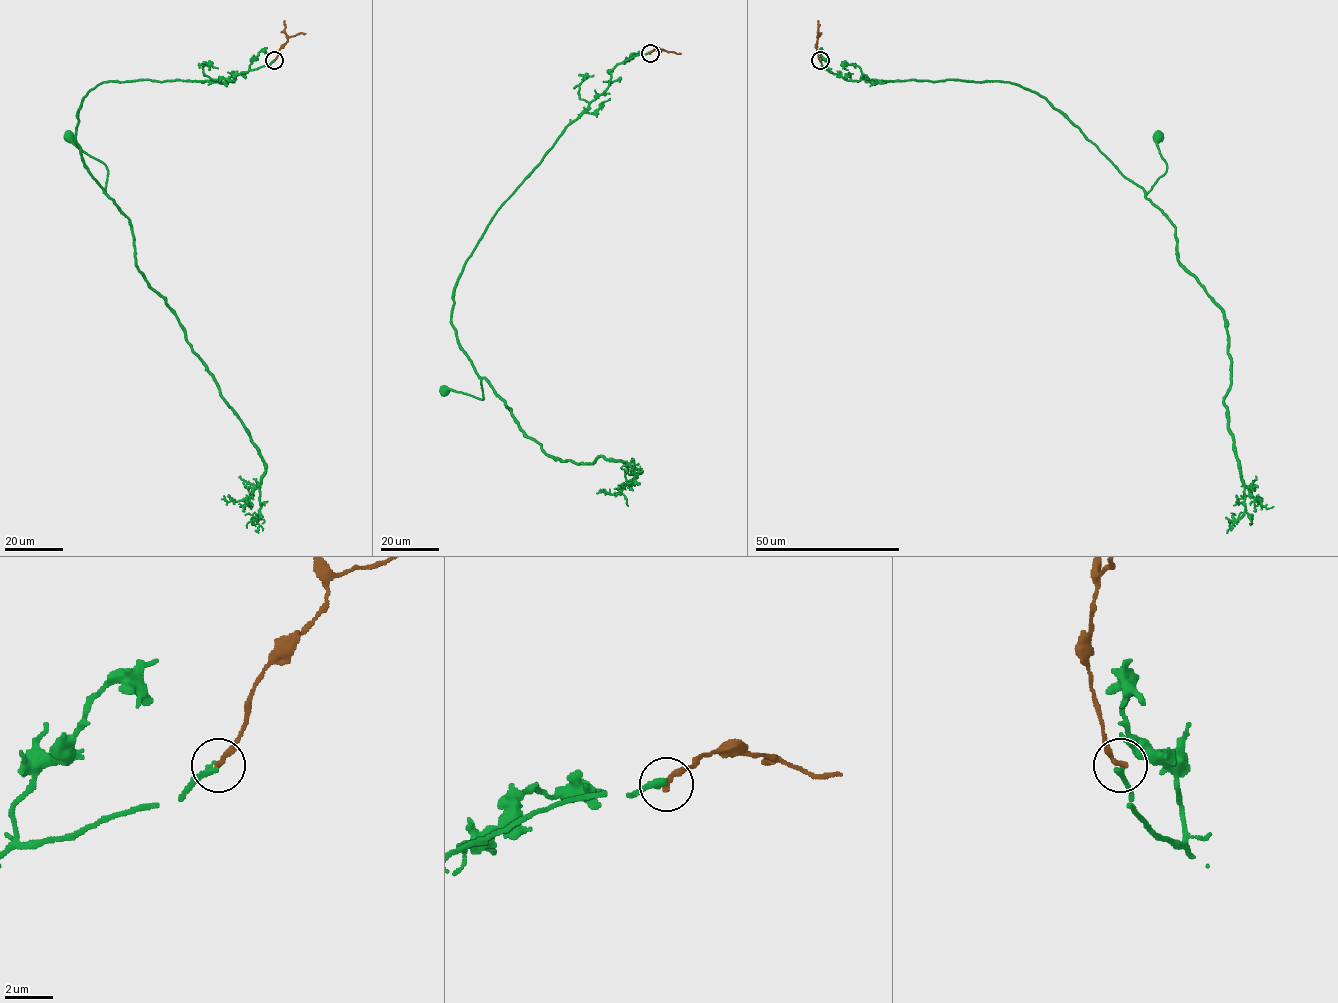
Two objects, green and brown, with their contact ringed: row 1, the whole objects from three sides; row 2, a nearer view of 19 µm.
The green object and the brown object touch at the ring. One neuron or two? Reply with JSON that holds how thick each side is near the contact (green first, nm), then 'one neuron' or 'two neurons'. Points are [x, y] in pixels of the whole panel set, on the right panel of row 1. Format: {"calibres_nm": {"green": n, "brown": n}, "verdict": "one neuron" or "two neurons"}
{"calibres_nm": {"green": 260, "brown": 240}, "verdict": "two neurons"}

